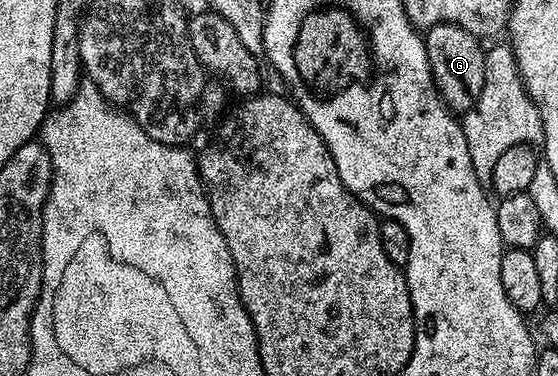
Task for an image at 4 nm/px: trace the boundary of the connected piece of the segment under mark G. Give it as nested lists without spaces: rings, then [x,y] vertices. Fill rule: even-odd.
[[[434,24],[425,29],[424,39],[426,42],[426,53],[430,63],[430,73],[434,79],[434,86],[442,96],[450,111],[455,114],[465,114],[470,108],[476,106],[477,99],[484,90],[484,70],[487,49],[482,48],[483,41],[473,36],[468,30],[464,30],[455,24]]]

